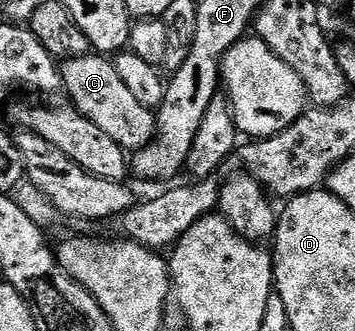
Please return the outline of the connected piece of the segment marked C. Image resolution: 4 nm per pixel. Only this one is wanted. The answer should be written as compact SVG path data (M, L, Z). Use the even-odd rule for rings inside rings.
M90 52L80 58L68 58L62 63L61 73L63 90L71 97L70 105L89 120L93 120L93 124L97 124L101 132L109 135L109 140L113 140L128 152L141 150L155 141L156 111L134 98L133 92L129 92L125 80L121 80L110 57Z

